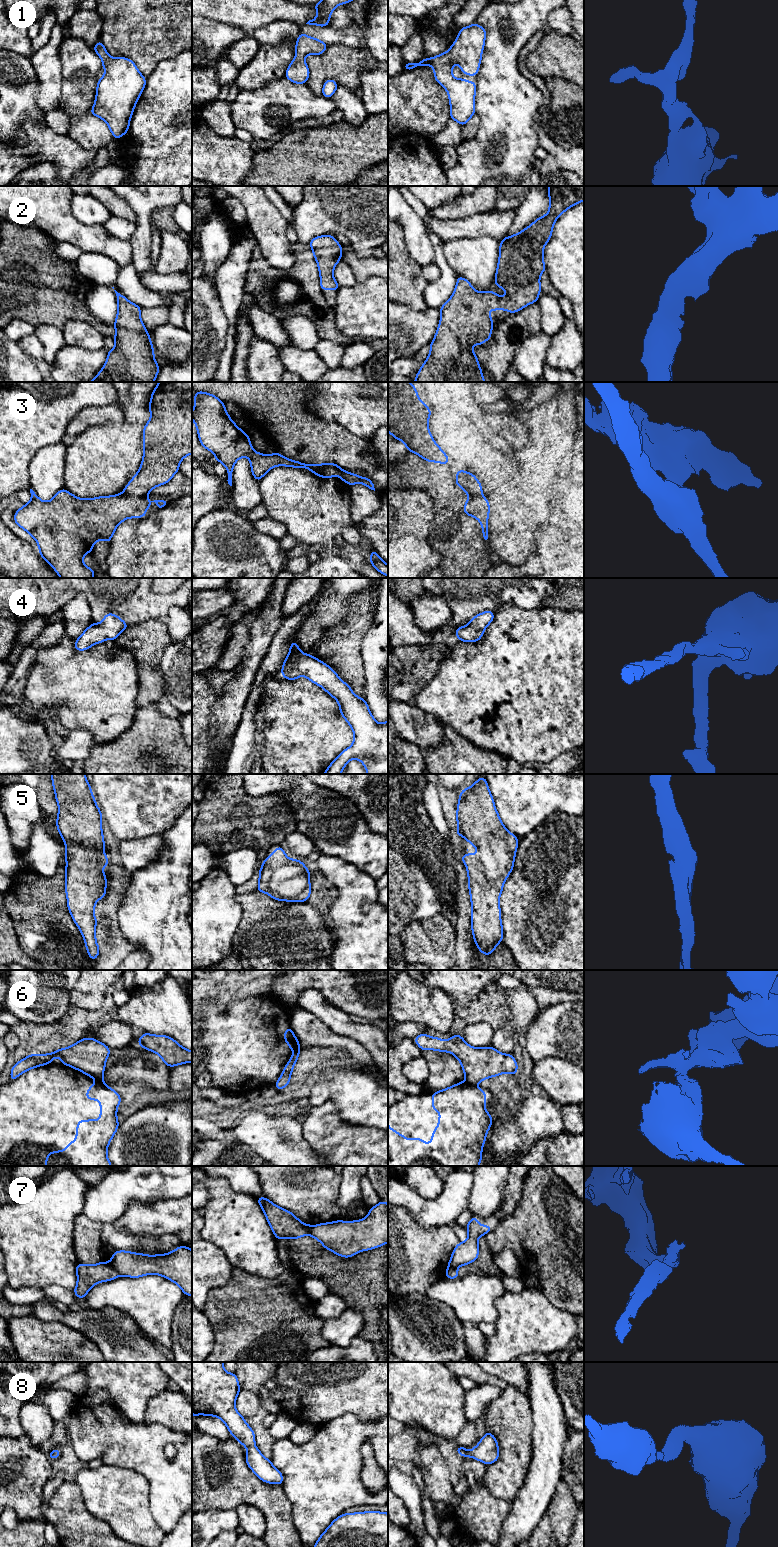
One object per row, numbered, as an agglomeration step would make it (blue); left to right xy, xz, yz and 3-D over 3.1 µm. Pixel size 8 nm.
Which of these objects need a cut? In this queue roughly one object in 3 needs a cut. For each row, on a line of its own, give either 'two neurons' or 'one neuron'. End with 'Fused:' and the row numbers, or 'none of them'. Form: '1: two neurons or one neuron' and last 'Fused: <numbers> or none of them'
1: one neuron
2: one neuron
3: two neurons
4: one neuron
5: one neuron
6: two neurons
7: two neurons
8: one neuron
Fused: 3, 6, 7

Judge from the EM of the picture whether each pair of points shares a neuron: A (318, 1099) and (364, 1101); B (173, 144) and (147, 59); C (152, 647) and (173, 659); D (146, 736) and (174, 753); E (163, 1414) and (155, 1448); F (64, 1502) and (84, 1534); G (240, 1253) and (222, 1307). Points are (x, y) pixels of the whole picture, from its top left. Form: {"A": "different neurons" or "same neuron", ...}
{"A": "same neuron", "B": "different neurons", "C": "different neurons", "D": "same neuron", "E": "different neurons", "F": "same neuron", "G": "different neurons"}

